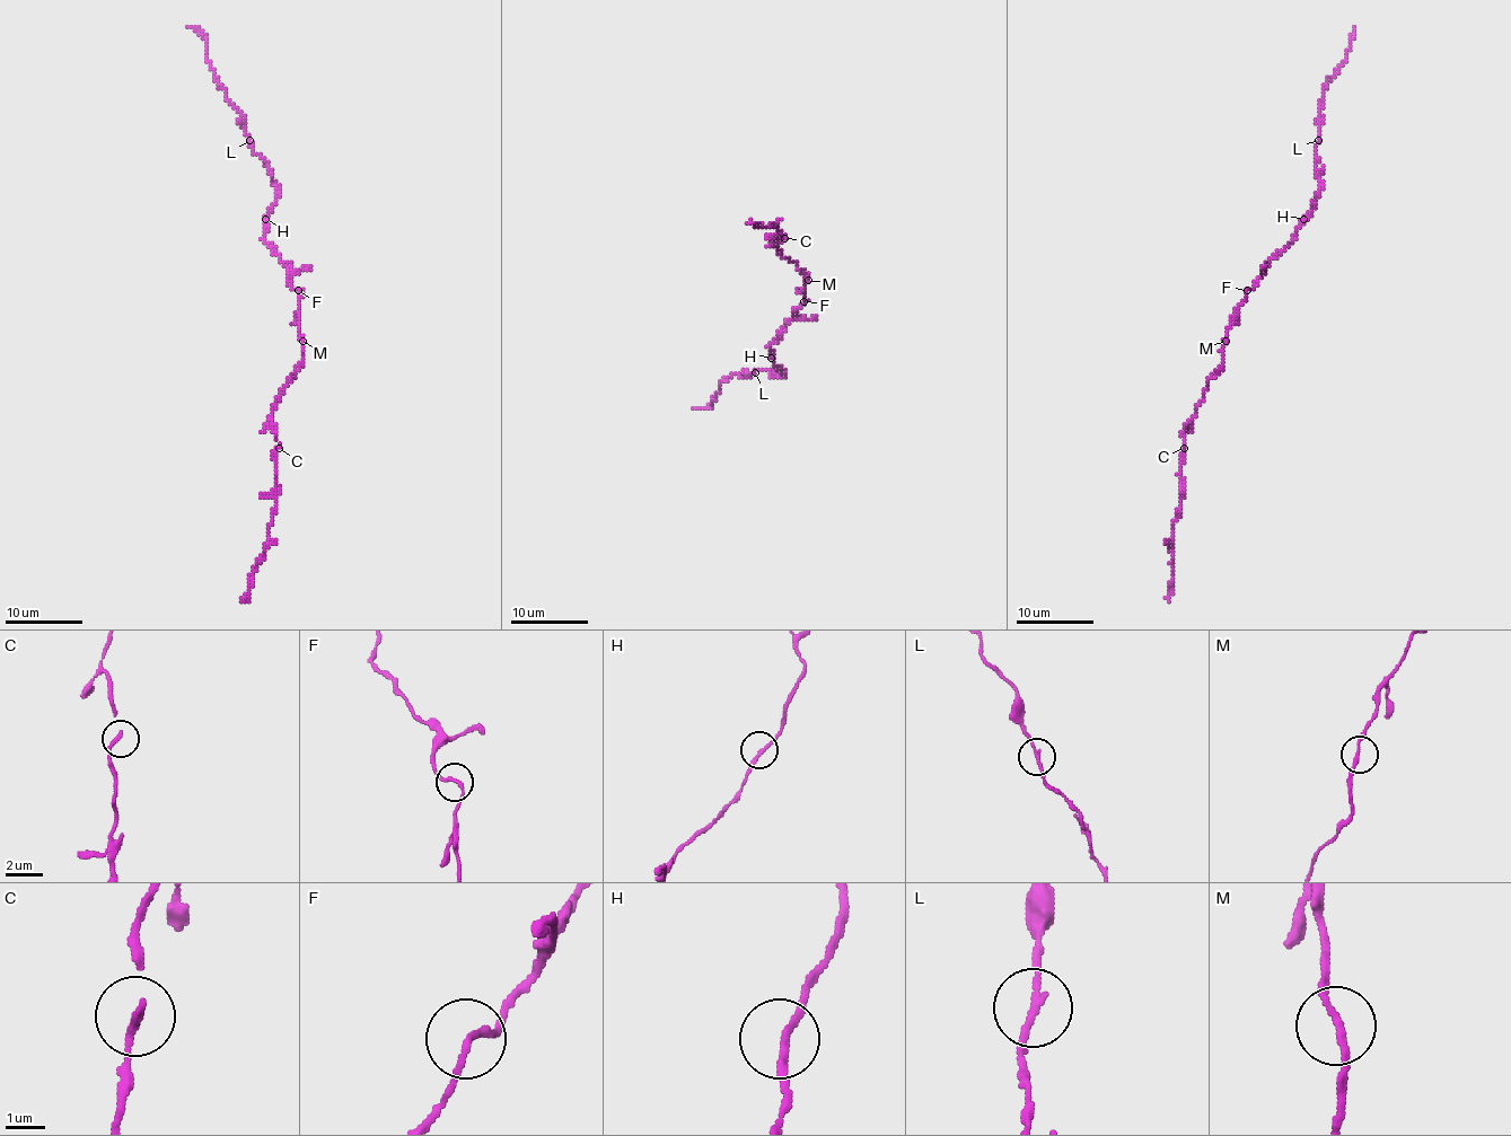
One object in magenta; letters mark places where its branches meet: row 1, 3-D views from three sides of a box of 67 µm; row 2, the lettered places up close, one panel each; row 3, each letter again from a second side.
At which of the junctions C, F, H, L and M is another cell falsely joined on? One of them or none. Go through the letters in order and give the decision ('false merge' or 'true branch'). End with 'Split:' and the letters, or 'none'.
C: true branch
F: true branch
H: true branch
L: true branch
M: true branch
Split: none

